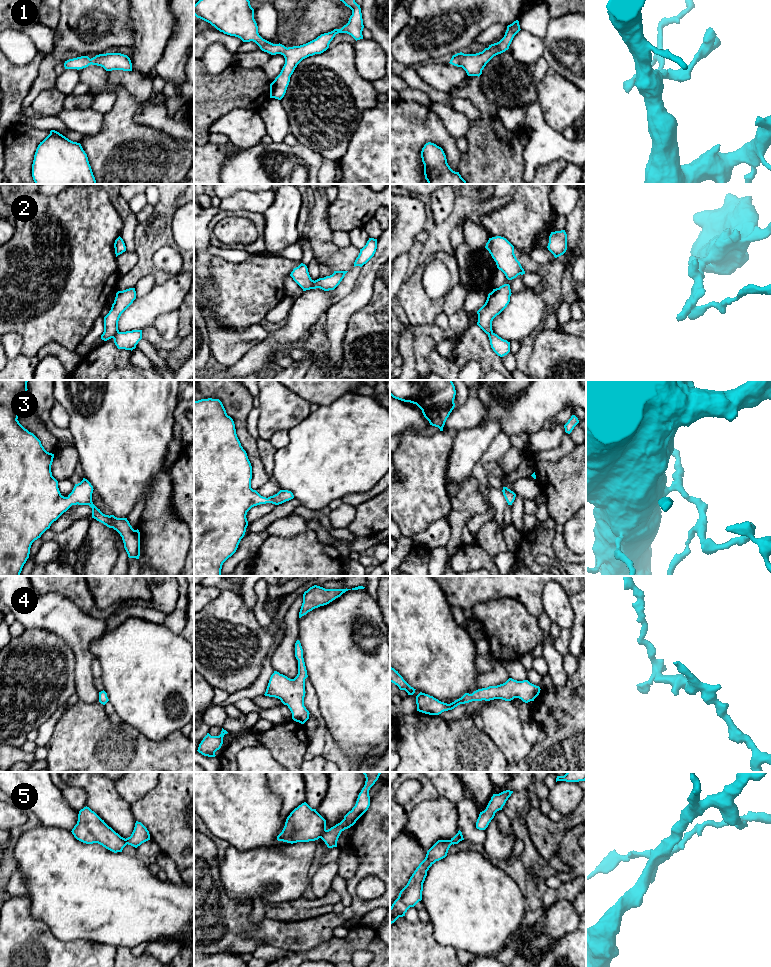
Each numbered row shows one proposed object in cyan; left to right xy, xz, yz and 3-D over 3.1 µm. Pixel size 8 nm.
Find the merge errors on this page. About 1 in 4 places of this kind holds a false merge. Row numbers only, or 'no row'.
2, 5

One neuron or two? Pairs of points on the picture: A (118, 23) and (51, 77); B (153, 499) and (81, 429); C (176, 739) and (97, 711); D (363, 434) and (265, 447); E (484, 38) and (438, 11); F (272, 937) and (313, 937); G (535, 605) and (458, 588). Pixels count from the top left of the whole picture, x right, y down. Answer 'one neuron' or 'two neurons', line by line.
A: one neuron
B: two neurons
C: one neuron
D: two neurons
E: two neurons
F: one neuron
G: one neuron

